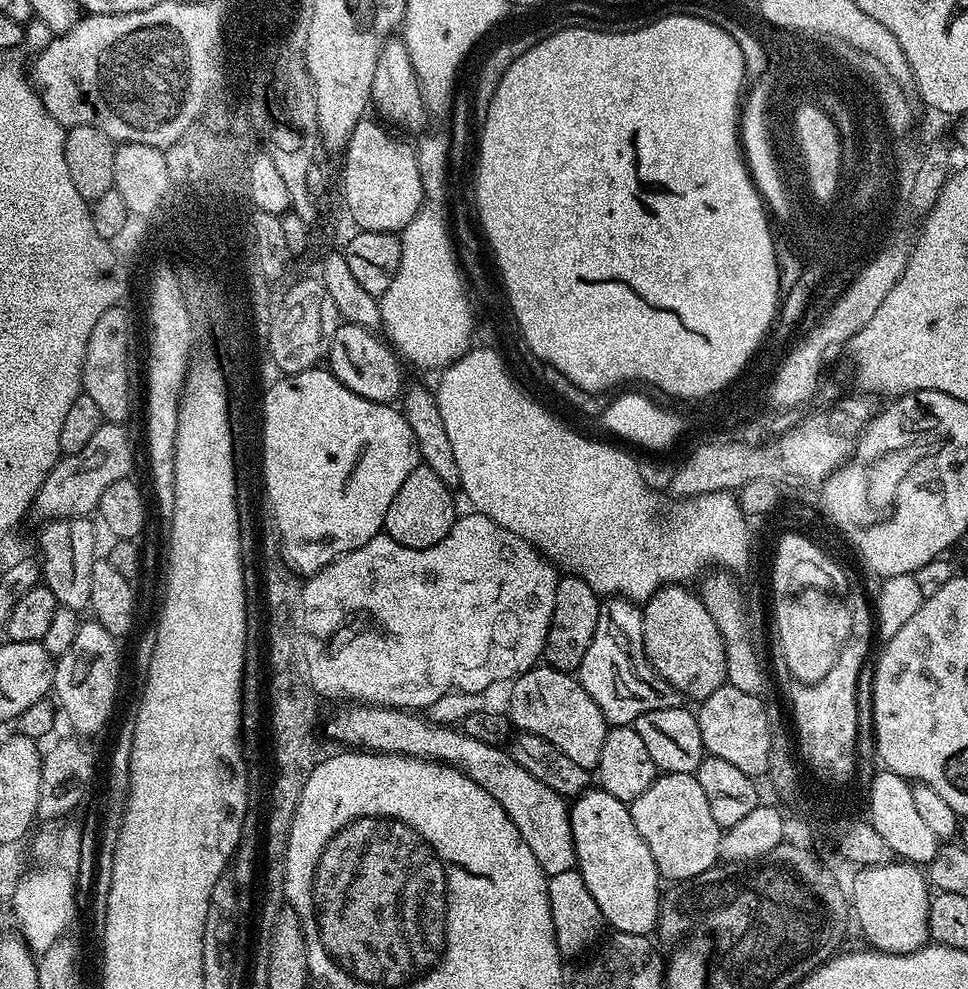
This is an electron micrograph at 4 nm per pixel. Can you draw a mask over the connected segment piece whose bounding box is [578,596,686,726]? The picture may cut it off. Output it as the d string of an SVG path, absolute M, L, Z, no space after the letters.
M613 596L605 599L600 606L598 626L594 629L594 638L586 649L586 658L582 658L578 669L580 685L598 702L598 710L602 710L604 719L612 726L632 726L639 716L650 710L663 708L678 708L685 703L683 696L674 686L670 686L657 674L654 666L648 661L644 649L644 631L642 622L644 614L639 603L626 600L623 596Z

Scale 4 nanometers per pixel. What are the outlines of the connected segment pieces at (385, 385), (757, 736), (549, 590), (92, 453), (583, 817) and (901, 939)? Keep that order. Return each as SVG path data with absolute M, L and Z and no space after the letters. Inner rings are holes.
M347 322L341 323L328 347L326 364L330 371L336 375L338 382L342 382L354 394L358 394L375 404L392 404L401 399L402 393L406 388L404 372L400 369L402 360L387 339L381 338L379 335L376 337L376 335L377 333L371 328L363 328L357 324L349 324Z
M727 682L714 690L710 698L699 701L696 721L705 753L732 763L737 770L742 770L742 774L753 778L763 777L768 771L770 757L770 726L764 703L760 696L746 694Z
M472 510L469 516L457 515L454 526L442 542L429 548L407 548L394 538L386 535L375 536L366 542L366 546L358 546L354 550L330 561L322 570L303 581L298 601L299 611L304 612L304 628L308 637L302 640L302 668L306 673L307 683L317 697L329 696L336 702L359 702L378 708L402 708L405 710L427 710L431 705L455 689L459 680L464 680L468 672L480 672L480 680L488 684L492 679L511 681L522 672L529 672L537 667L544 654L544 643L550 630L550 622L554 614L554 594L558 579L557 565L541 553L541 549L529 544L518 534L504 529L498 522Z
M105 422L98 426L94 438L90 438L90 442L86 442L78 454L61 455L46 482L42 482L34 501L34 512L41 516L41 521L65 520L71 516L91 517L100 507L106 486L133 475L132 440L126 429L124 424Z
M593 786L571 801L568 817L574 834L575 869L598 904L603 923L609 929L626 934L655 933L660 917L662 877L654 866L650 846L642 842L642 834L638 834L638 826L634 826L631 807L614 798L614 794Z
M893 862L890 864L873 864L859 869L860 872L852 880L850 888L850 904L854 909L854 920L860 923L864 936L871 947L877 952L890 954L910 954L929 943L928 935L928 901L930 899L930 885L925 873L915 864L907 862Z

